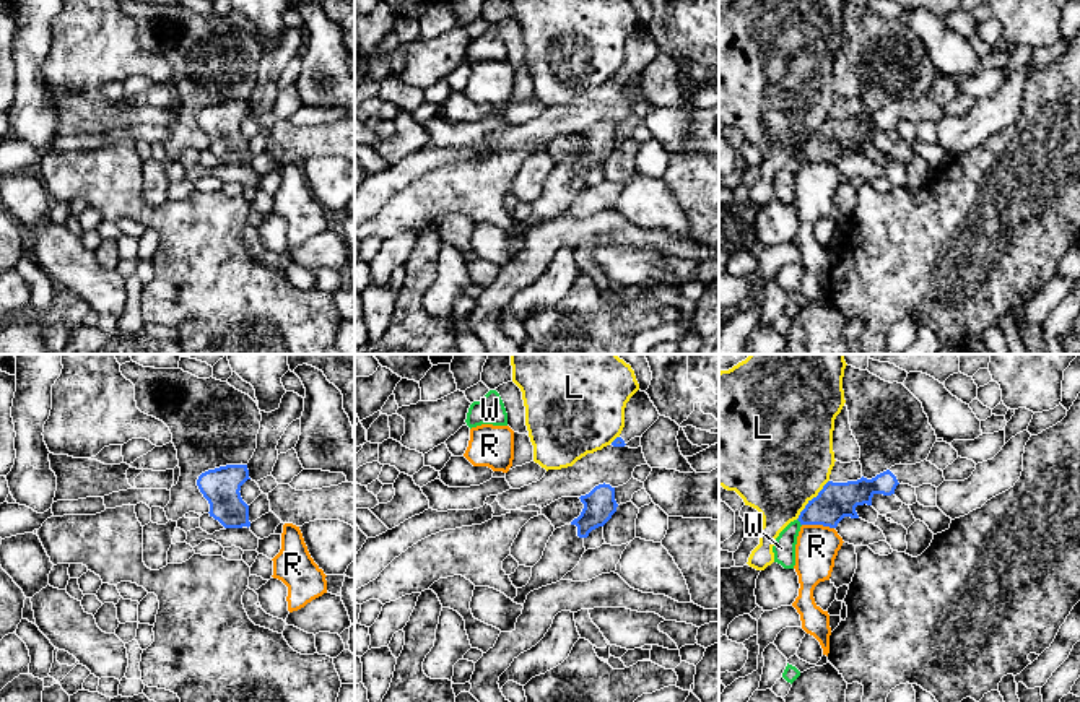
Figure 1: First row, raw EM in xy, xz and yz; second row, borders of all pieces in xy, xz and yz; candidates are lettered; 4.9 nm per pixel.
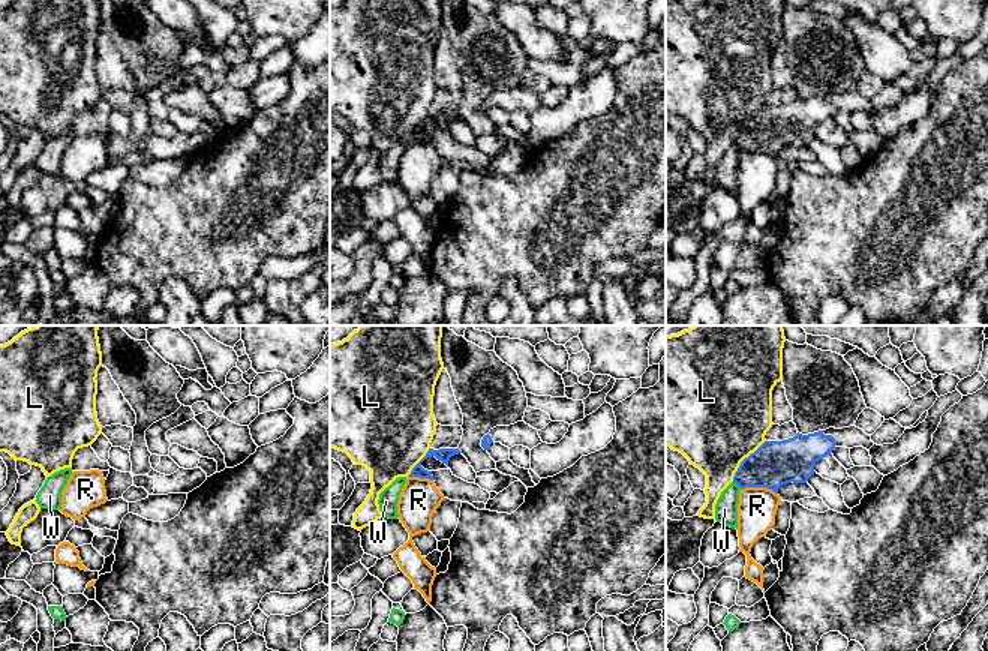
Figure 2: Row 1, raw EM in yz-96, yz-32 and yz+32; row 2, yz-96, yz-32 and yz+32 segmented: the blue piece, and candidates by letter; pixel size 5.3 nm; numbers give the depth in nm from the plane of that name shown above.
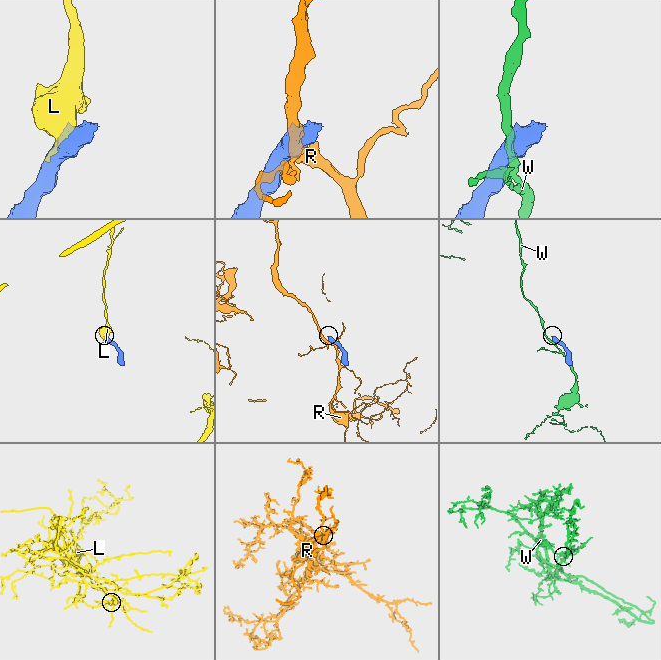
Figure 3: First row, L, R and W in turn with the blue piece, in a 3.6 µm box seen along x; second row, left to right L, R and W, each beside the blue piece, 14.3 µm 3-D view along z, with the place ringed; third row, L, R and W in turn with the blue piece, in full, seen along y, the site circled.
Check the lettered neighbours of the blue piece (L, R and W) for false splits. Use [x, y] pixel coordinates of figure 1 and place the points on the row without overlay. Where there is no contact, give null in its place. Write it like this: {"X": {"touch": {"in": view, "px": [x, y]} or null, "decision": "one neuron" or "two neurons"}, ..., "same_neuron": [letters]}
{"L": {"touch": {"in": "yz", "px": [812, 135]}, "decision": "two neurons"}, "R": {"touch": {"in": "yz", "px": [818, 160]}, "decision": "two neurons"}, "W": {"touch": {"in": "yz", "px": [799, 156]}, "decision": "two neurons"}, "same_neuron": []}

